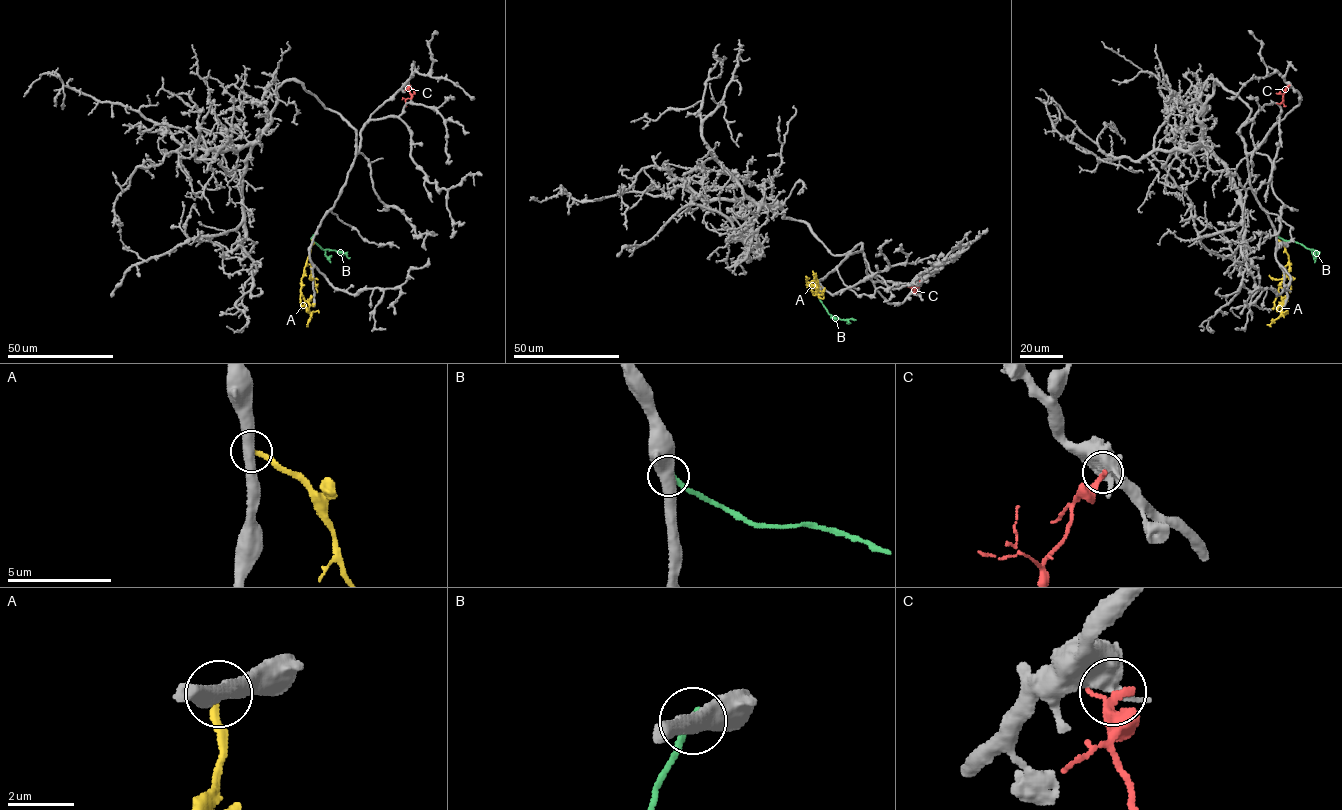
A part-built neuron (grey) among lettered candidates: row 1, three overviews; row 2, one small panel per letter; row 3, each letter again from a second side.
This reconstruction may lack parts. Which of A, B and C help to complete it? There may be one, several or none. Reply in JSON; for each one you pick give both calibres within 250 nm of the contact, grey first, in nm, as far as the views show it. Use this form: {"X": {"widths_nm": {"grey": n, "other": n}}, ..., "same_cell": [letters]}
{"same_cell": []}

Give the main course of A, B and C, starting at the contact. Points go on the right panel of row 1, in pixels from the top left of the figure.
A: (1276, 239), (1282, 243), (1288, 257), (1278, 294), (1284, 301), (1281, 314), (1267, 325)
B: (1276, 235), (1315, 250), (1316, 257)
C: (1289, 85), (1282, 98), (1286, 106)

